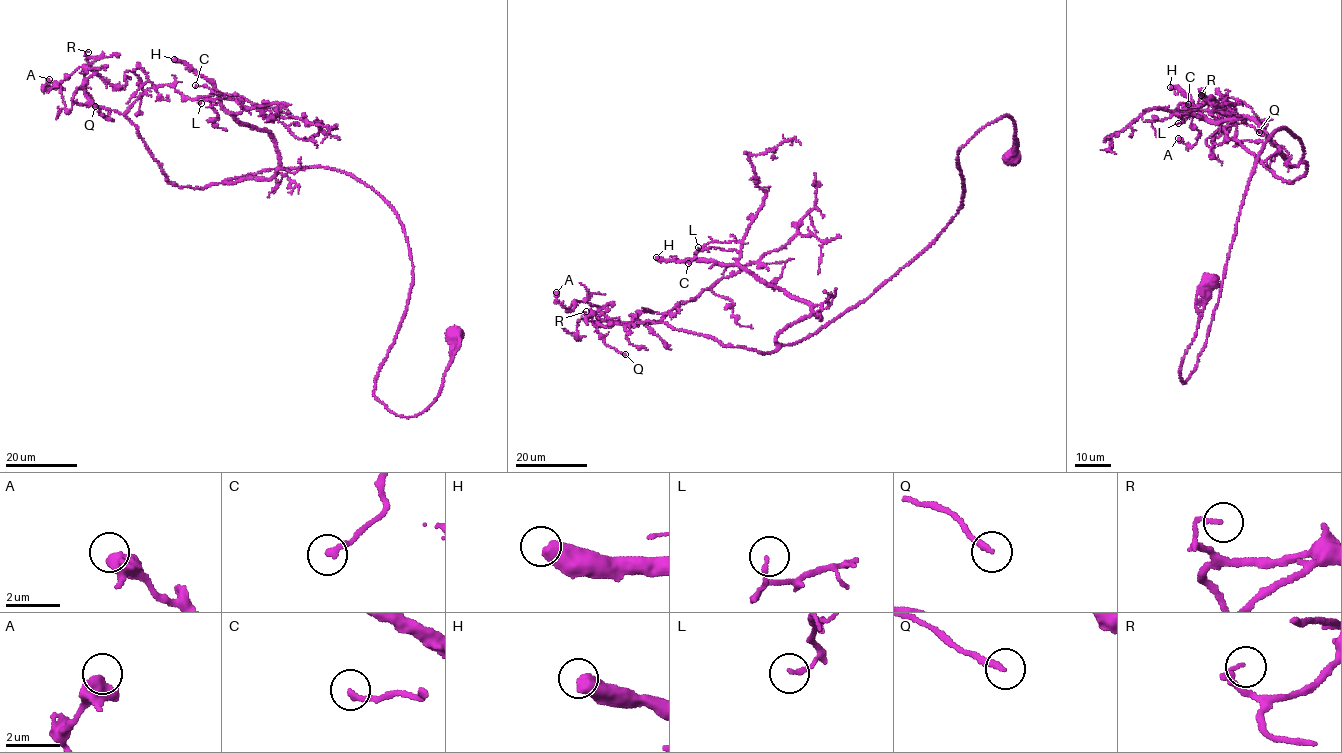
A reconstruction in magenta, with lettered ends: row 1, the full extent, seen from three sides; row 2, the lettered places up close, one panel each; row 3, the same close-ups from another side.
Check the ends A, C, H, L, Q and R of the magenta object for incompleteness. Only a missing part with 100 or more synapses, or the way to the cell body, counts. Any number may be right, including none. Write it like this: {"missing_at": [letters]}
{"missing_at": ["H"]}

